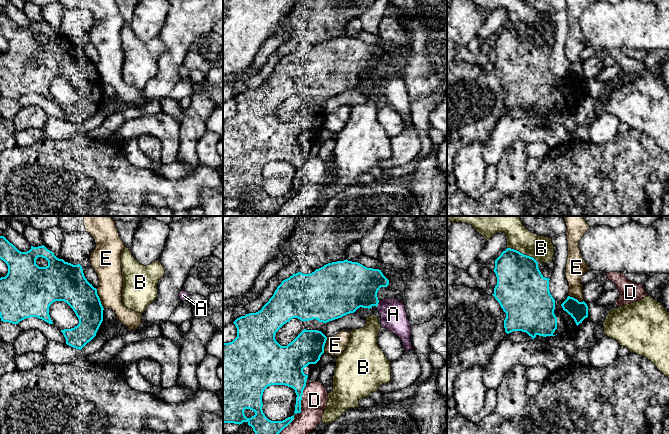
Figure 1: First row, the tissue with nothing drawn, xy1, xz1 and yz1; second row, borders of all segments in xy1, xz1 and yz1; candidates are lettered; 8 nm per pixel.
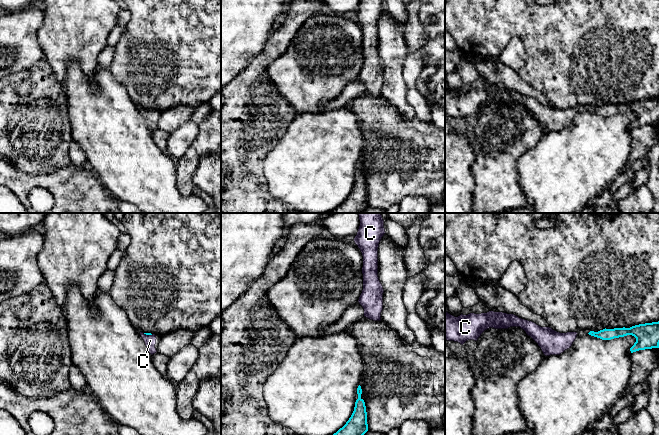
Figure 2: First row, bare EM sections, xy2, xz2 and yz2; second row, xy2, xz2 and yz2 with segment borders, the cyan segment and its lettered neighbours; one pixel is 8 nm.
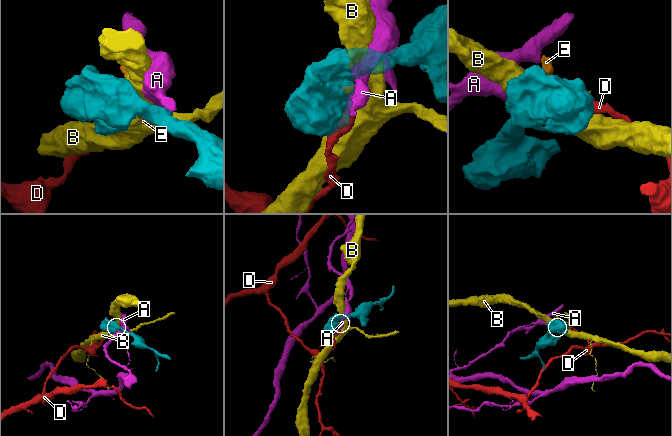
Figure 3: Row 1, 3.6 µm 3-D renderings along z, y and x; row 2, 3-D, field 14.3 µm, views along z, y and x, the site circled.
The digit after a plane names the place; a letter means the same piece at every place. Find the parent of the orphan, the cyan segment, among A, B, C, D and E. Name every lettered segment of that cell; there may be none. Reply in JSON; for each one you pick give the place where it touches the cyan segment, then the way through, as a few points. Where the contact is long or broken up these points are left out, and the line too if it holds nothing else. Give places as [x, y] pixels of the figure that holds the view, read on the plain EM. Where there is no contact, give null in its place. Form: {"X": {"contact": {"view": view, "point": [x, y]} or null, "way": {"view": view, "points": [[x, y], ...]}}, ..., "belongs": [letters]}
{"C": {"contact": {"view": "xy2", "point": [148, 110]}, "way": {"view": "xy2", "points": [[144, 109], [148, 110], [150, 116]]}}, "belongs": ["C"]}

